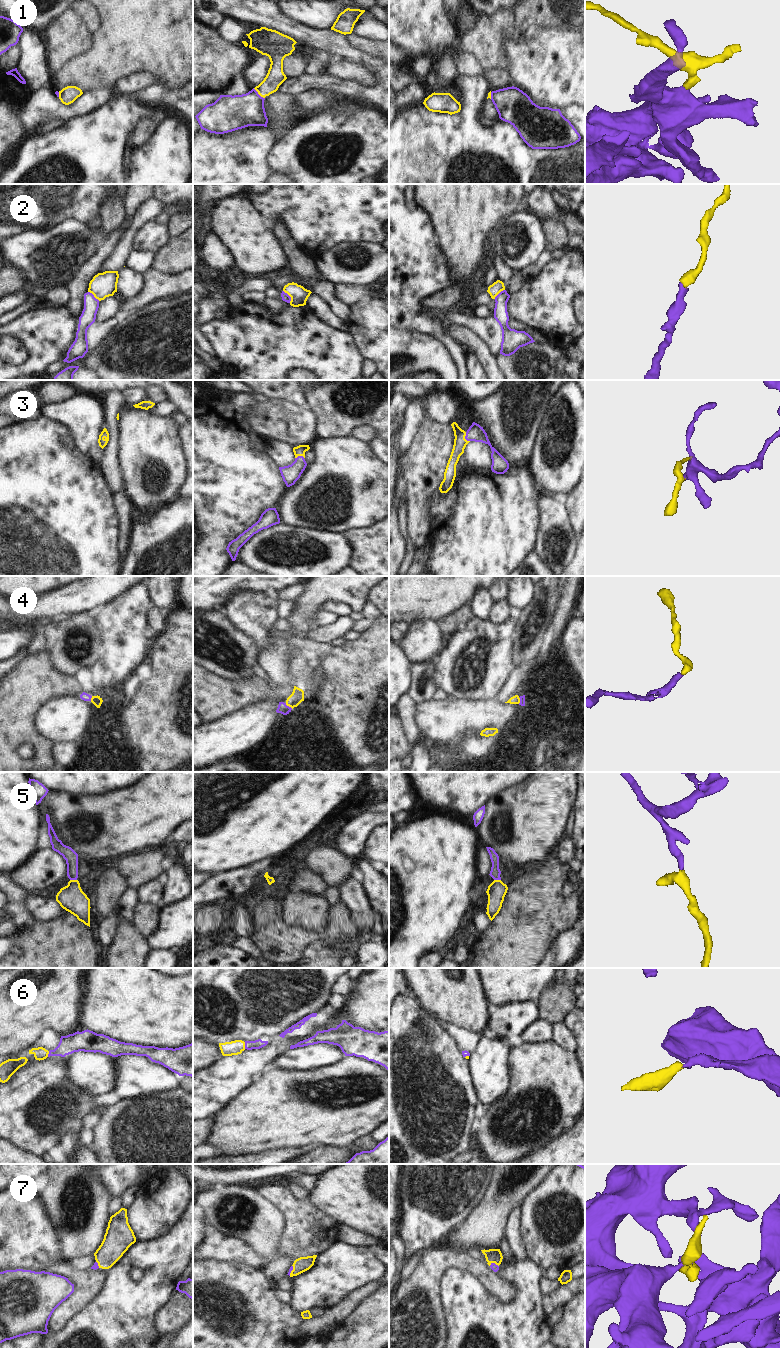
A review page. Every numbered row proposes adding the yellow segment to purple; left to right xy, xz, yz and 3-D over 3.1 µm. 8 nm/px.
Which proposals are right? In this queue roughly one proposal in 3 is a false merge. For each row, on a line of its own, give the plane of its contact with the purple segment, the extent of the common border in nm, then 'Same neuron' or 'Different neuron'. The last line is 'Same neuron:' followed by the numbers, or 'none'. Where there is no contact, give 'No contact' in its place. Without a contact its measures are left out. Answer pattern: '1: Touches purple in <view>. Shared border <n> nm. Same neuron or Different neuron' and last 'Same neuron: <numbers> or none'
1: Touches purple in xz. Shared border 130 nm. Same neuron
2: Touches purple in xz. Shared border 120 nm. Different neuron
3: Touches purple in yz. Shared border 90 nm. Same neuron
4: Touches purple in xz. Shared border 80 nm. Same neuron
5: Touches purple in xy. Shared border 60 nm. Same neuron
6: Touches purple in xz. Shared border 60 nm. Same neuron
7: Touches purple in xz. Shared border 90 nm. Same neuron
Same neuron: 1, 3, 4, 5, 6, 7.

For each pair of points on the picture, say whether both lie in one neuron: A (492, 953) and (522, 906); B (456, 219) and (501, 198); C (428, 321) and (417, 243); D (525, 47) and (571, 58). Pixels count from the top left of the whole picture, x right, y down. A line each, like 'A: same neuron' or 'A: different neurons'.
A: same neuron
B: same neuron
C: same neuron
D: same neuron

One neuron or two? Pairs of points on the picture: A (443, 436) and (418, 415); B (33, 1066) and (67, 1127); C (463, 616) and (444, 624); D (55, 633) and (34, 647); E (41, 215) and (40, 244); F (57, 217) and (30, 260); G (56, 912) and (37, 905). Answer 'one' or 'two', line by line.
A: two
B: one
C: one
D: two
E: two
F: two
G: one

